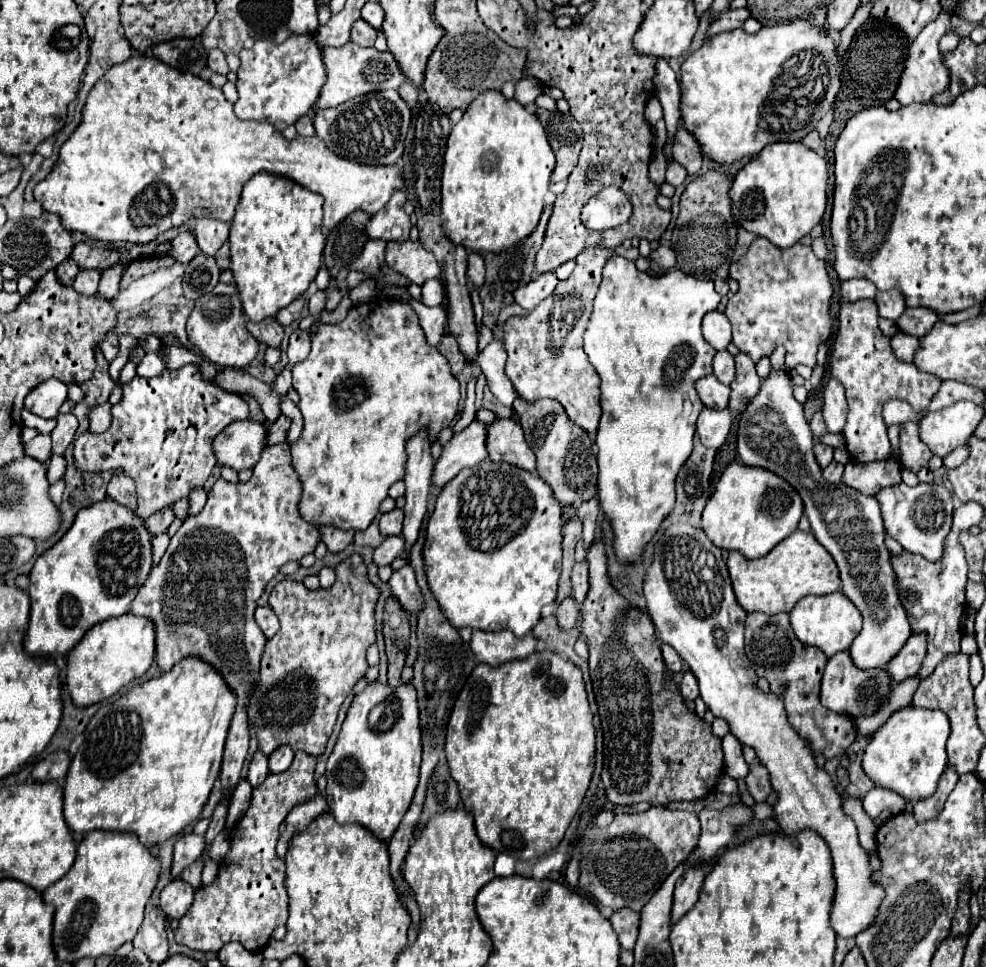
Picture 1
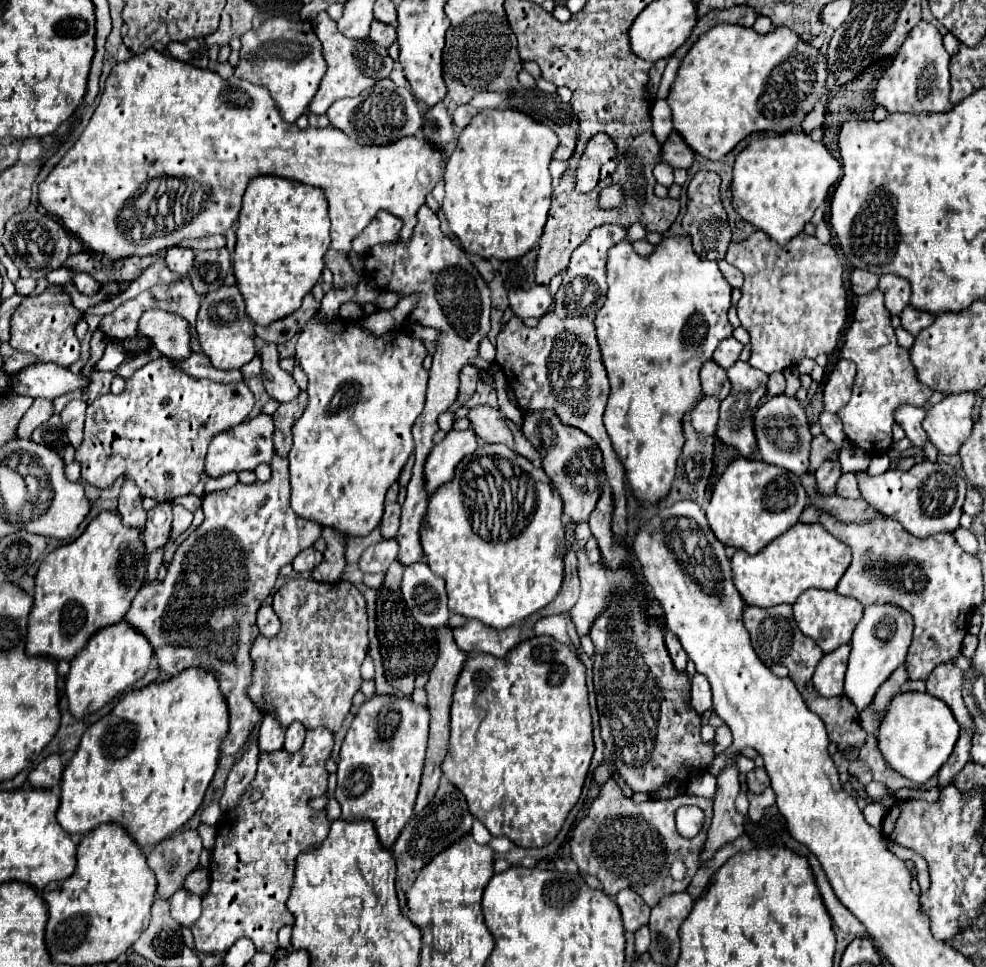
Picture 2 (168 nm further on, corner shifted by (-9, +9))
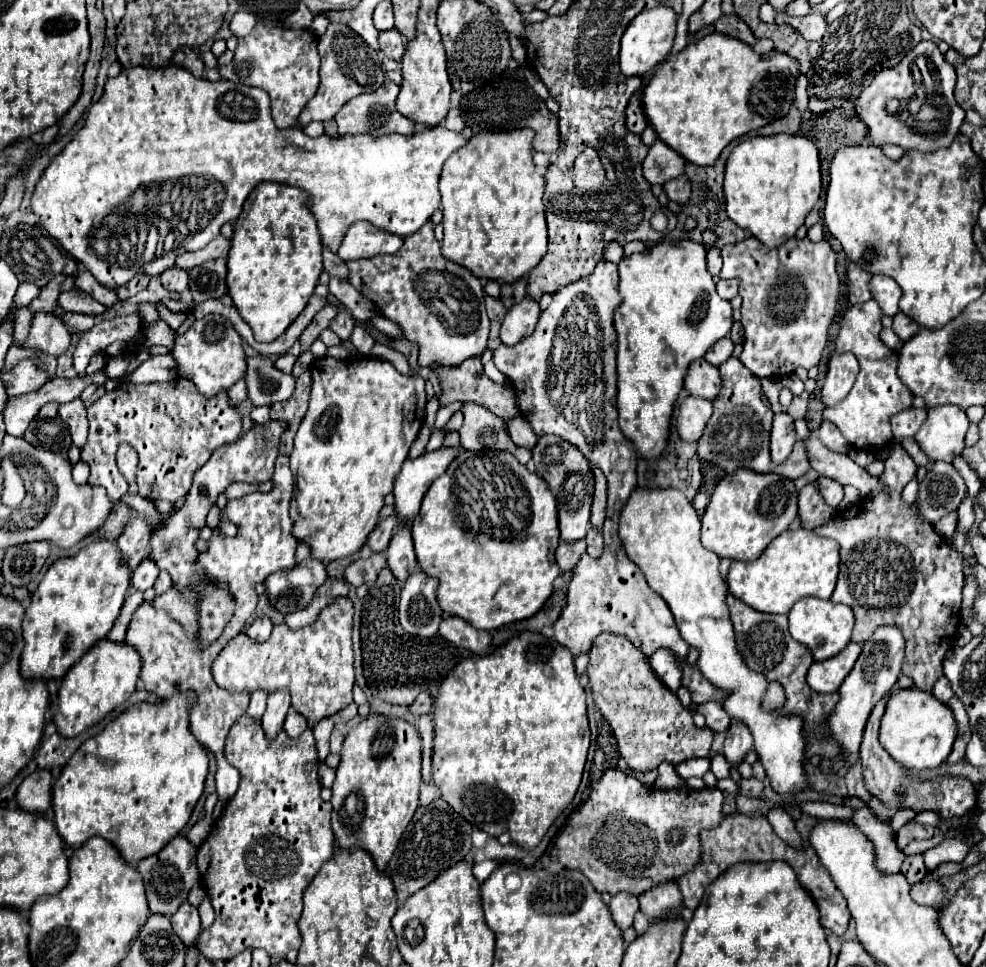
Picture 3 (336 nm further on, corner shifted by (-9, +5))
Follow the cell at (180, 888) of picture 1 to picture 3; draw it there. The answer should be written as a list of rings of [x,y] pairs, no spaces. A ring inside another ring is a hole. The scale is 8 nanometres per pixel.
[[[182,902],[182,906],[170,916],[172,928],[176,930],[176,934],[180,936],[180,940],[188,946],[196,940],[198,932],[200,932],[200,916],[198,916],[198,908]]]

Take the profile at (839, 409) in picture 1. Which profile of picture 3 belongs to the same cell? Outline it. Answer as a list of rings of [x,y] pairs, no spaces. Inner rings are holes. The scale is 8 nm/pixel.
[[[834,354],[828,364],[828,374],[822,386],[824,406],[836,406],[848,396],[858,376],[858,360],[854,354]]]

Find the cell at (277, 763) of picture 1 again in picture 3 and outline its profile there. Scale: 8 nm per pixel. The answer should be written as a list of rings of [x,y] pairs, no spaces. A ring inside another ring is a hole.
[[[290,708],[288,718],[286,718],[286,722],[284,722],[284,732],[286,732],[290,738],[298,738],[306,728],[308,728],[308,724],[306,724],[306,720],[302,718],[302,714],[296,714],[296,712]]]

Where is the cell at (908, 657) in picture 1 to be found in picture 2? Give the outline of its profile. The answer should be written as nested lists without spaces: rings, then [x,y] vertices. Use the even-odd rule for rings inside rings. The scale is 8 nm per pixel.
[[[900,666],[900,668],[880,686],[880,690],[876,692],[874,706],[872,706],[872,708],[874,708],[874,714],[880,714],[880,712],[886,710],[888,702],[900,692],[900,686],[902,686],[906,680],[908,680],[908,674],[906,674],[904,666]]]

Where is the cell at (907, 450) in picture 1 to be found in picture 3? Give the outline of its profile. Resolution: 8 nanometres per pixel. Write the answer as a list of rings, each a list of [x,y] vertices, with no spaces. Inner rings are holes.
[[[908,408],[902,410],[900,414],[892,416],[892,430],[894,430],[894,440],[902,442],[904,438],[914,438],[920,426],[926,420],[926,410],[924,408]]]

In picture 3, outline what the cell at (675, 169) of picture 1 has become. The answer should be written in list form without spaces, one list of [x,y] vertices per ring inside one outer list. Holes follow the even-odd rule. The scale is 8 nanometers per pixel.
[[[682,174],[682,176],[678,176],[678,178],[668,180],[668,182],[664,184],[664,190],[666,190],[666,194],[668,194],[670,200],[674,200],[674,202],[682,202],[682,204],[684,204],[684,202],[688,202],[688,198],[690,198],[692,184],[690,184],[688,176]]]

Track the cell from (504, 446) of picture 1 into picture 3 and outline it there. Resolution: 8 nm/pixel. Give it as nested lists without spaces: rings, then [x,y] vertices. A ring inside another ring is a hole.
[[[466,402],[462,406],[464,424],[460,428],[460,446],[464,450],[506,450],[522,464],[528,464],[532,452],[512,442],[506,422],[480,404]]]

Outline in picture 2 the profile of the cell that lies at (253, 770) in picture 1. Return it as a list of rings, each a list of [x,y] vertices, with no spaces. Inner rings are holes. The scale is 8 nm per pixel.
[[[264,714],[260,730],[258,730],[258,744],[262,752],[274,752],[284,746],[284,734],[286,730],[272,718],[272,714]]]

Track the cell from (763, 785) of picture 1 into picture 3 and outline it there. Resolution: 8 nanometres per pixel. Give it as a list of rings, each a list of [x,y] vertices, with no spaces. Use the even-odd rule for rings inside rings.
[[[748,778],[748,780],[740,782],[740,794],[744,794],[744,796],[758,798],[762,794],[762,790],[764,790],[764,782],[758,778]]]

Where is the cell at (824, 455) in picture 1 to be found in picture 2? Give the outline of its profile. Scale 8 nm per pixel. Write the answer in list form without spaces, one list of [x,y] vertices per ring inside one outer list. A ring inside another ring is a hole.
[[[818,434],[812,438],[812,444],[810,444],[810,472],[818,470],[818,466],[826,460],[826,456],[836,450],[836,446],[824,436],[824,434]]]

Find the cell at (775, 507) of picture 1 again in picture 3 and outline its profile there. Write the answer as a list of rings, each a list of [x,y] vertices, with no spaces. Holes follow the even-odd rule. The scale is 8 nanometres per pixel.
[[[738,468],[736,474],[726,474],[712,492],[710,504],[702,516],[702,544],[720,558],[752,562],[776,536],[788,530],[796,516],[798,490],[790,478],[774,472],[760,474]]]

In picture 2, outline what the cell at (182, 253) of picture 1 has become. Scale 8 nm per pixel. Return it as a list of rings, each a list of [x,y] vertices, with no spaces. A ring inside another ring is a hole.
[[[170,248],[166,252],[166,266],[178,276],[178,278],[186,278],[190,268],[192,268],[192,262],[194,262],[194,250],[188,250],[188,248]]]

